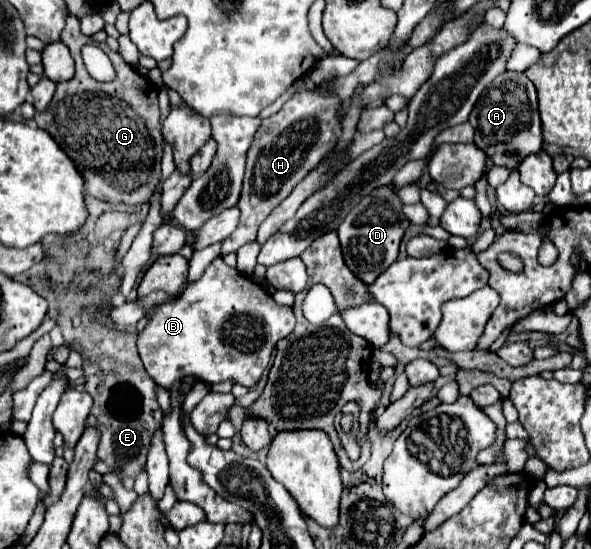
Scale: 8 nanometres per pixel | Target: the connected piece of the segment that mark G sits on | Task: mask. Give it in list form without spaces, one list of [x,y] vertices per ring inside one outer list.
[[[71,17],[65,21],[61,31],[61,41],[69,47],[75,59],[75,77],[71,81],[57,83],[57,91],[43,113],[35,115],[35,123],[45,129],[55,143],[65,151],[65,155],[77,165],[77,171],[85,179],[85,193],[99,201],[107,203],[143,203],[149,201],[155,187],[161,181],[161,123],[159,123],[159,105],[157,93],[159,87],[149,79],[141,77],[129,63],[121,59],[119,53],[111,51],[107,43],[99,43],[101,49],[107,51],[113,67],[117,69],[117,77],[111,83],[99,83],[89,77],[83,61],[81,47],[87,43],[95,43],[91,37],[81,33],[79,19]]]

